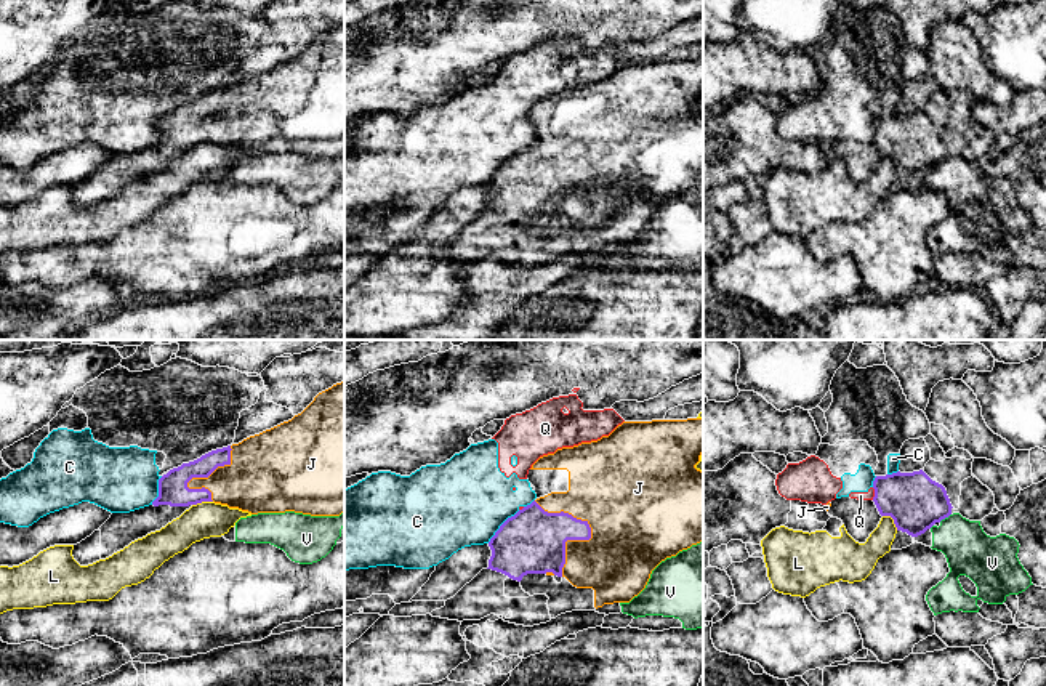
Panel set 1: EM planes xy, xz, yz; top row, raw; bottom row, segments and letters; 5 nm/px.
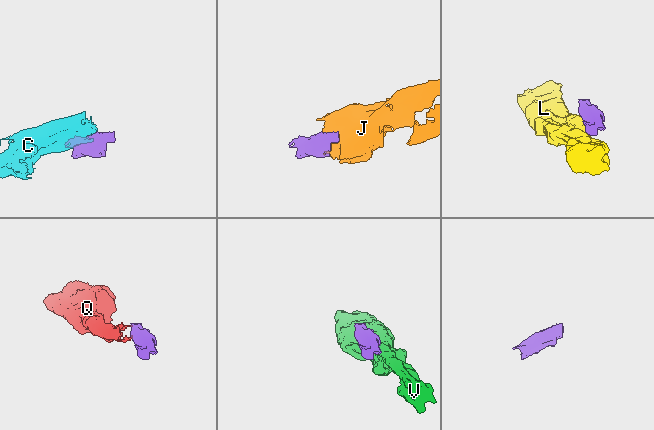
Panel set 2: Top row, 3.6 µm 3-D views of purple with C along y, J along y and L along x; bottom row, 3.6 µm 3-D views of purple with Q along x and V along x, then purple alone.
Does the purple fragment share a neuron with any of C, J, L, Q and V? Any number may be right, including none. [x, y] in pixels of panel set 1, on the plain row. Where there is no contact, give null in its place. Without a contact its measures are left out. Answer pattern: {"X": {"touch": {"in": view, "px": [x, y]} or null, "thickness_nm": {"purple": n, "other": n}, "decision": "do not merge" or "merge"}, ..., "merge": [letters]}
{"C": {"touch": {"in": "xz", "px": [502, 165]}, "thickness_nm": {"purple": 320, "other": 440}, "decision": "do not merge"}, "J": {"touch": {"in": "xz", "px": [590, 173]}, "thickness_nm": {"purple": 260, "other": 480}, "decision": "merge"}, "L": {"touch": {"in": "yz", "px": [893, 159]}, "thickness_nm": {"purple": 280, "other": 140}, "decision": "do not merge"}, "Q": {"touch": {"in": "yz", "px": [875, 135]}, "thickness_nm": {"purple": 280, "other": 50}, "decision": "do not merge"}, "V": {"touch": {"in": "yz", "px": [944, 159]}, "thickness_nm": {"purple": 280, "other": 240}, "decision": "do not merge"}, "merge": ["J"]}

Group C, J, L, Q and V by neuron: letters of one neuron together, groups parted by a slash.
C Q / J / L / V

